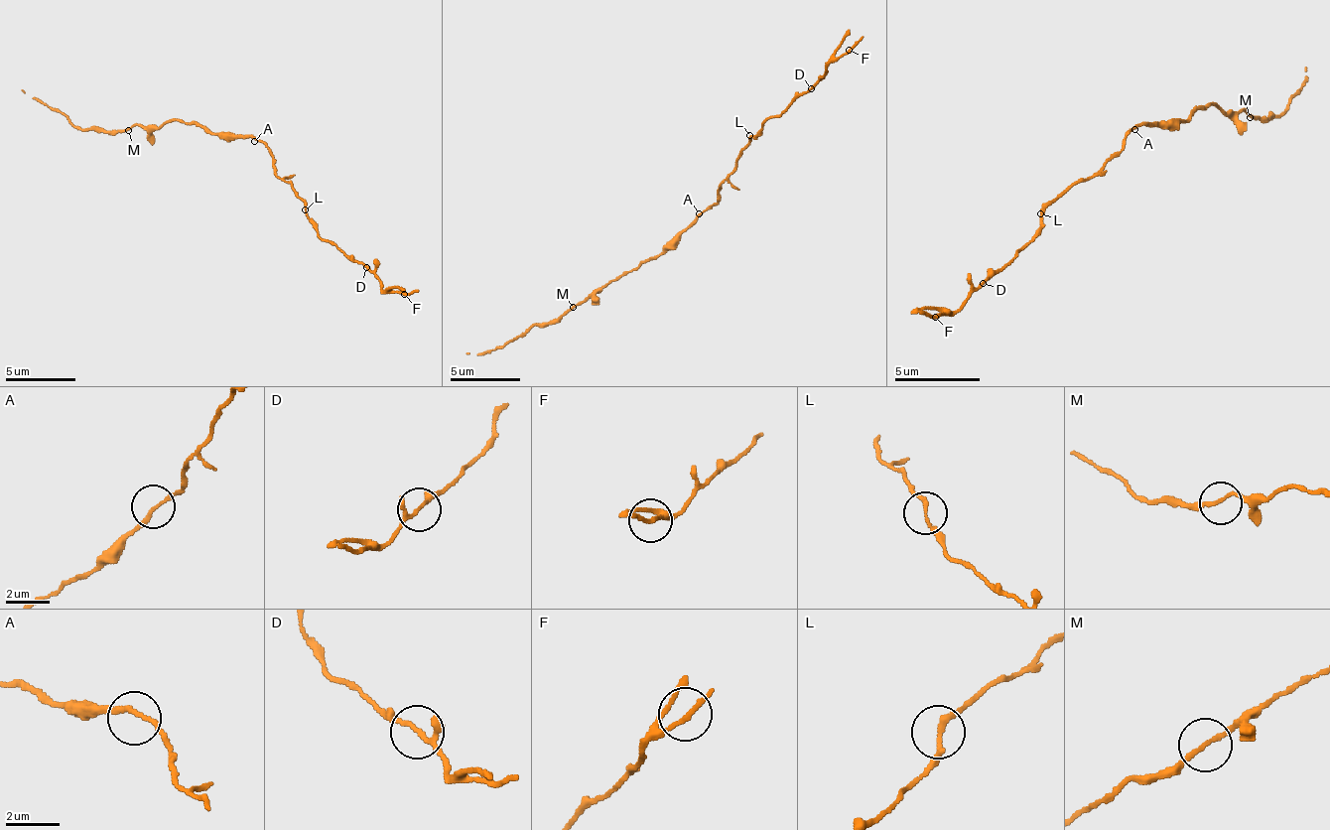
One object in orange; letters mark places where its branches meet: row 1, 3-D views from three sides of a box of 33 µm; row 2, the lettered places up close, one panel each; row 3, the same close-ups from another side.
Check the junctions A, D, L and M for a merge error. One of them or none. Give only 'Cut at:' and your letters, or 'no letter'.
Cut at: no letter

